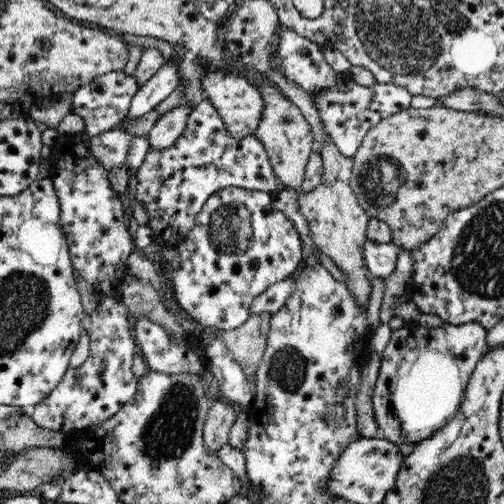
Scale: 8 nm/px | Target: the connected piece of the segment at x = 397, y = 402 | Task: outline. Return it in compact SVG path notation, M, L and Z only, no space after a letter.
M475 322L460 326L445 323L434 330L417 326L404 342L402 360L398 332L391 331L392 338L381 354L381 367L372 396L374 414L380 436L398 445L417 443L430 438L456 414L473 370L487 352L487 331Z

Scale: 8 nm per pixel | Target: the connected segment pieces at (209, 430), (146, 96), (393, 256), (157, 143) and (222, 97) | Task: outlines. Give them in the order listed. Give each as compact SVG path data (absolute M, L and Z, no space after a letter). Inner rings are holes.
M211 401L203 426L203 441L208 453L218 455L218 450L229 447L229 432L234 421L235 410L229 404Z
M164 64L158 73L148 80L132 97L127 120L136 122L136 118L142 118L152 112L154 108L172 95L179 85L178 70L175 64Z
M367 238L361 249L365 265L372 276L386 278L395 269L400 250L396 243L378 243Z
M187 105L180 106L170 113L164 114L154 128L150 130L149 146L152 151L164 151L173 146L184 130L187 118L192 110Z
M218 70L204 72L201 82L205 100L217 110L221 120L223 120L228 136L240 139L253 135L264 108L260 91L256 90L256 87L244 78L236 77L228 72L219 72Z

